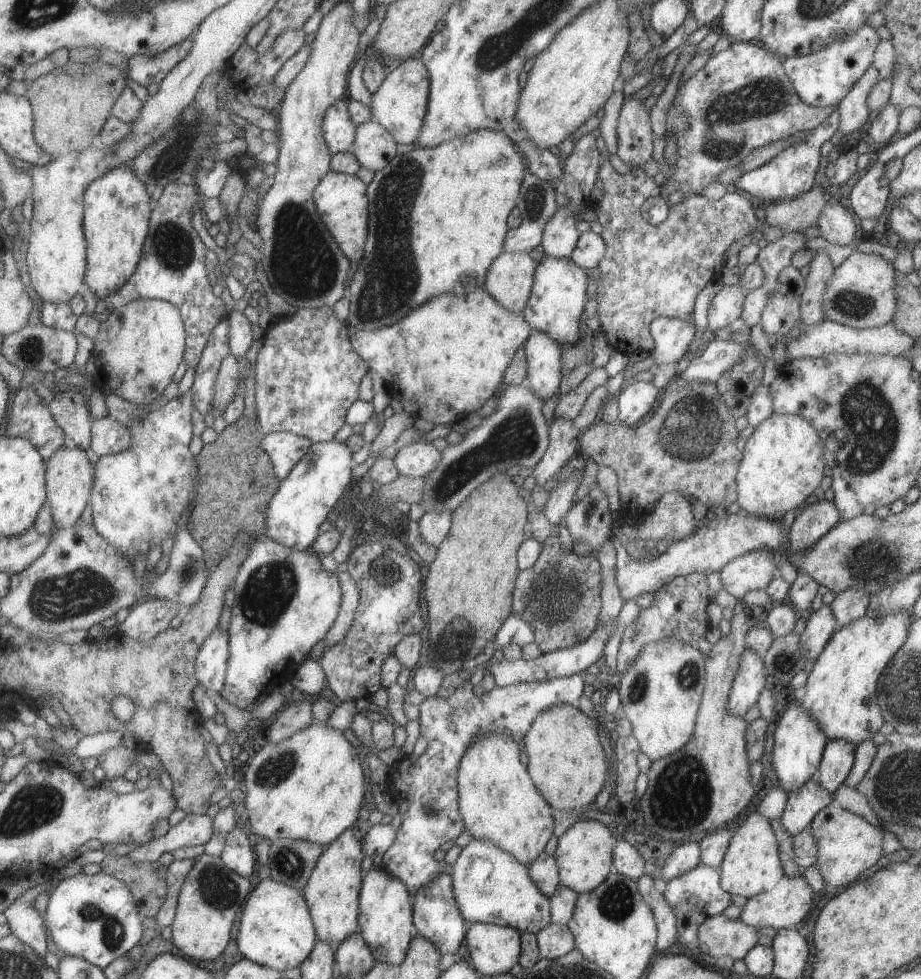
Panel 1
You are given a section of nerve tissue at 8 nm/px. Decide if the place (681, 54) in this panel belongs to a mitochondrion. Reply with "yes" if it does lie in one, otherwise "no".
no

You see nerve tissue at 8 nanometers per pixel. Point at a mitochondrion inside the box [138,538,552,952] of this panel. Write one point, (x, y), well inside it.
(269, 589)

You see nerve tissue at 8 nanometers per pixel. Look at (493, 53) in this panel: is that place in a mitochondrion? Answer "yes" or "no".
yes

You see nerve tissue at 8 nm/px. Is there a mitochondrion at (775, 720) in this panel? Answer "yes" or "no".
no

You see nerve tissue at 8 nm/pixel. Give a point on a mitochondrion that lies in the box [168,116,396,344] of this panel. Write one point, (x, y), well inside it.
(300, 244)

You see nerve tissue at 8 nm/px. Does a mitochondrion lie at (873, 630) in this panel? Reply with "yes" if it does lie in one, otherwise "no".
no

